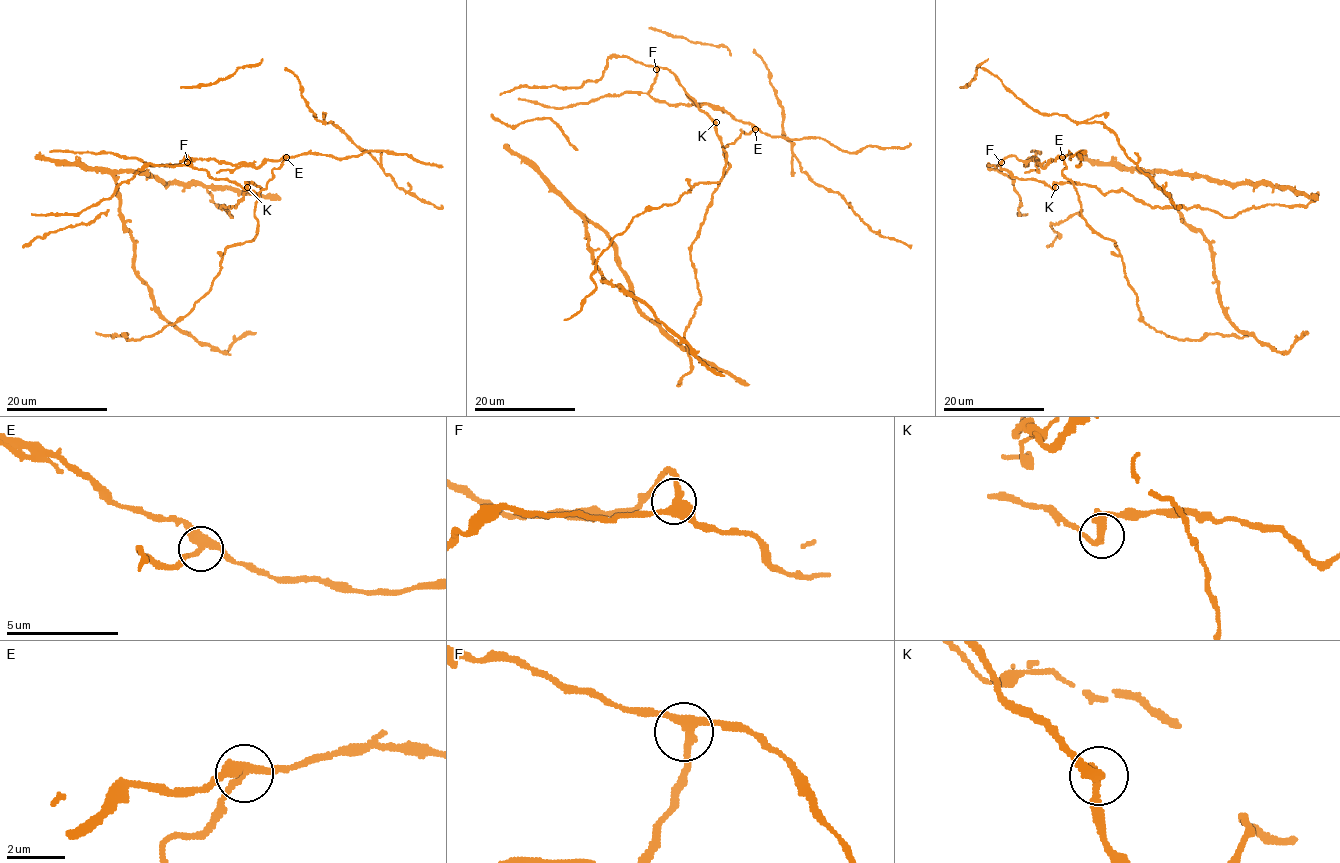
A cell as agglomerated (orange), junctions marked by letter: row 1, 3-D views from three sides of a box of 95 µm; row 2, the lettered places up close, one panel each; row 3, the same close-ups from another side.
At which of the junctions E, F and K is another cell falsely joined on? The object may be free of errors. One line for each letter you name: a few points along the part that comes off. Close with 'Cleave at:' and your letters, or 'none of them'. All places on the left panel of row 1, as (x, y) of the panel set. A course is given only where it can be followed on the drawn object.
E: Course of the part to remove: (286, 157), (258, 194), (257, 233), (229, 246), (207, 293), (184, 317), (138, 340), (95, 332)
Cleave at: E

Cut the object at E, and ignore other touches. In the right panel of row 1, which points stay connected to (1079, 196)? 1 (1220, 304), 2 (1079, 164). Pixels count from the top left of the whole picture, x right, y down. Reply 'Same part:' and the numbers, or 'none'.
Same part: none

